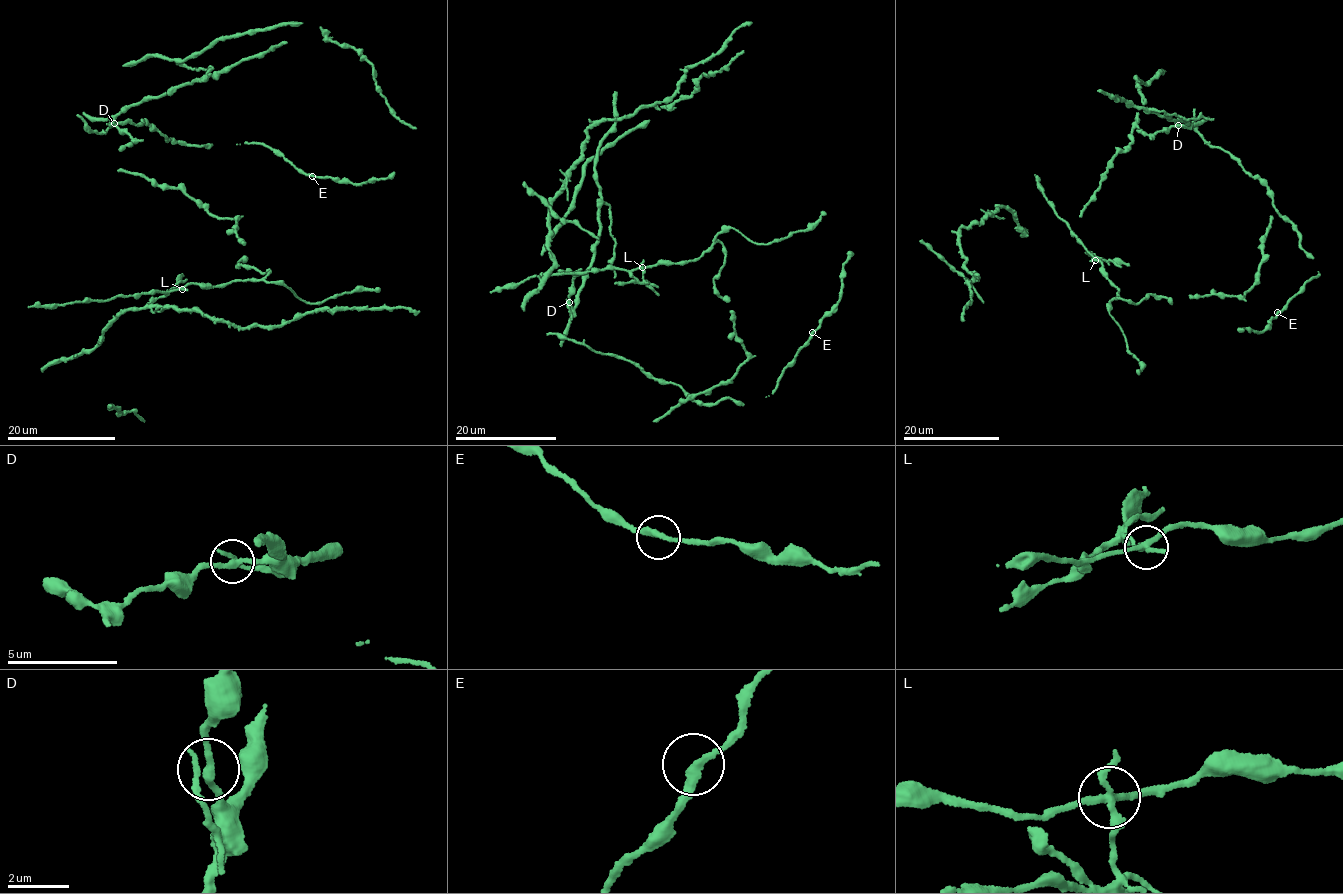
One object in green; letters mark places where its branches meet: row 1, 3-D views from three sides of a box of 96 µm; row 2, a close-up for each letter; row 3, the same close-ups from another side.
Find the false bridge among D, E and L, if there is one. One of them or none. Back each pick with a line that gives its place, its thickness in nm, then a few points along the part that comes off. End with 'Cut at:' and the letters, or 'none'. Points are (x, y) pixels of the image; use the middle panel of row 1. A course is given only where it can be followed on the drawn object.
L: at (642, 267); 240 nm thick; foreign part runs (642, 267), (641, 282), (614, 283)
Cut at: L

